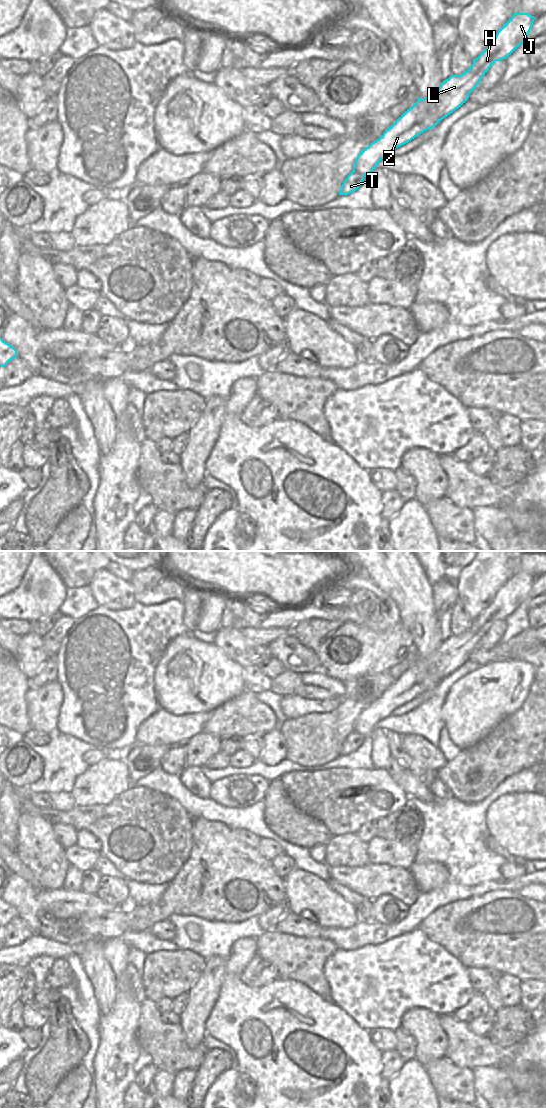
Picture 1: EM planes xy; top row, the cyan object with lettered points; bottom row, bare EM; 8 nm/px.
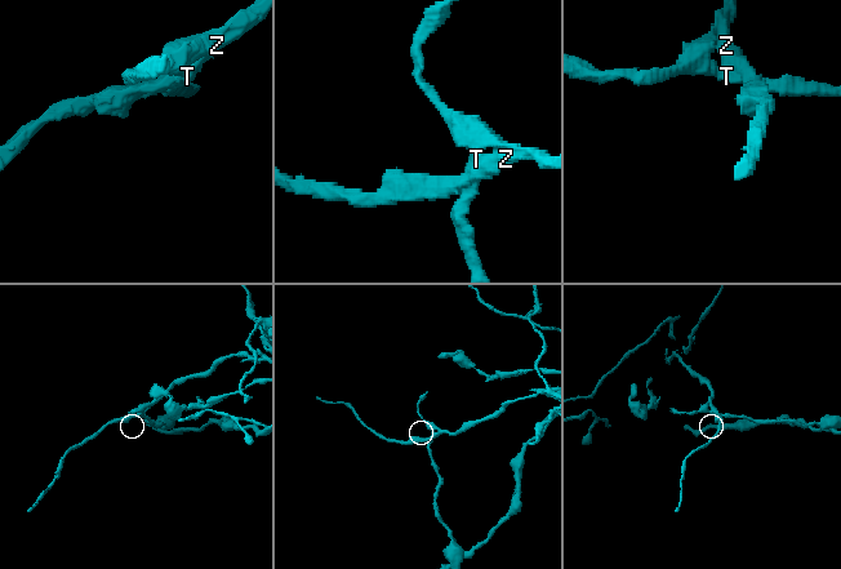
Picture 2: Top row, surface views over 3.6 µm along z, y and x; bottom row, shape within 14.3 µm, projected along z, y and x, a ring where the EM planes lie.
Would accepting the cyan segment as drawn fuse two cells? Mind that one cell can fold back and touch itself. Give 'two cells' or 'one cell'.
two cells

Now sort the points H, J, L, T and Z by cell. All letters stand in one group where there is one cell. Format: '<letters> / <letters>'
H J L Z / T

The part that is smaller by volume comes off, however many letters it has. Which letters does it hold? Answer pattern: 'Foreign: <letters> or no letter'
Foreign: T

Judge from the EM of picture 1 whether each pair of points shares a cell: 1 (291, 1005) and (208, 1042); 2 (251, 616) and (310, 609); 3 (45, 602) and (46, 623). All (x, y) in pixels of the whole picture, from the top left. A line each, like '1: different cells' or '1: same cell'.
1: different cells
2: different cells
3: different cells

